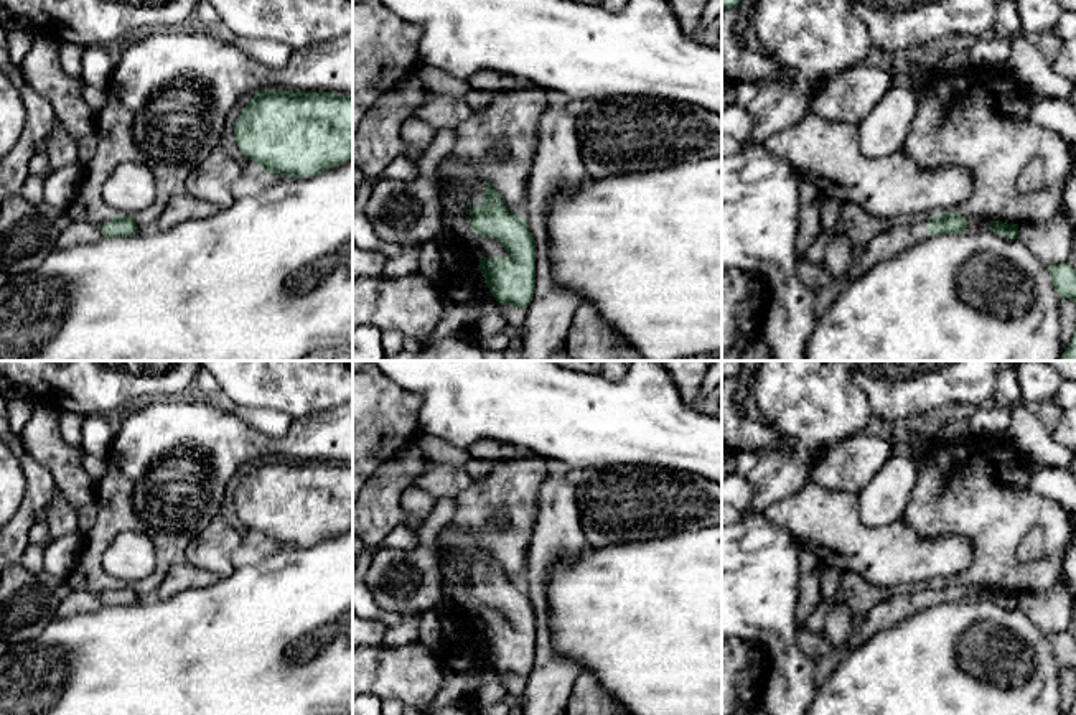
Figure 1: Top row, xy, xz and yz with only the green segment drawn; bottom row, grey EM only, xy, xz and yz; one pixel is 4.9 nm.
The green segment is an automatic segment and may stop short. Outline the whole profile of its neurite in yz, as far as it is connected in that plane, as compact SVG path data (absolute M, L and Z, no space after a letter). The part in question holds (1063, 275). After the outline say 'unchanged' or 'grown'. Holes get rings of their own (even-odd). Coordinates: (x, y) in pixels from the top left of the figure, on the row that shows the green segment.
M1053 264L1050 265L1051 282L1060 300L1069 298L1076 303L1076 272L1068 264Z; unchanged

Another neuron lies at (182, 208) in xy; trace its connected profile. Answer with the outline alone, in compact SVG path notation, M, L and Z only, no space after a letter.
M176 194L168 201L163 213L158 216L153 229L168 231L191 219L204 219L214 216L219 208L213 203L196 199L191 194Z

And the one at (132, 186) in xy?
M124 161L114 170L101 194L107 214L132 217L155 199L157 180L145 163Z

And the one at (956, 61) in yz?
M957 49L957 51L938 54L931 63L938 69L946 72L964 72L974 66L974 61L967 49Z

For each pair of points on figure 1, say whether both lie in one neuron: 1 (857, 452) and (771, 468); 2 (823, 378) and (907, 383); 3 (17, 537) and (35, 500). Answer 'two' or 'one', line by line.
1: two
2: two
3: one

